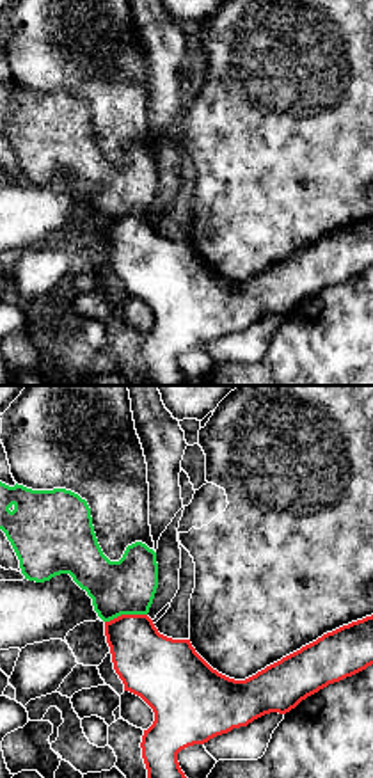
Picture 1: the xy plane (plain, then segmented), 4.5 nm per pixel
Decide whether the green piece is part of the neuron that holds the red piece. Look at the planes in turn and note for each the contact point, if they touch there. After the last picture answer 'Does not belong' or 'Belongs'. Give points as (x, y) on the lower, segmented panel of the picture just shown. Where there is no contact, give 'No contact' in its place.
Touches red at (125, 615)

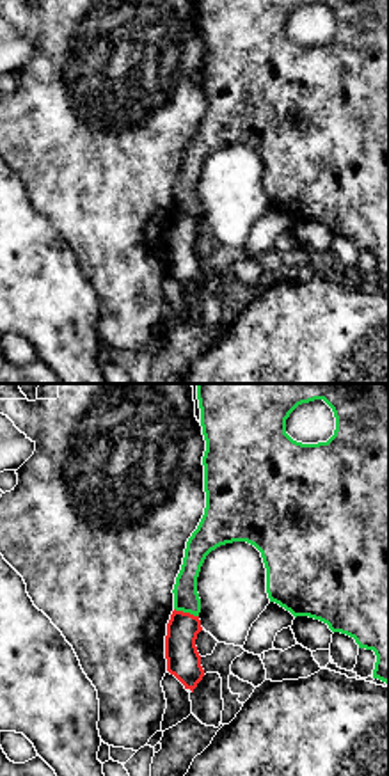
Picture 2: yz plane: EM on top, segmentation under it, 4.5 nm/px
Touches red at (187, 613)

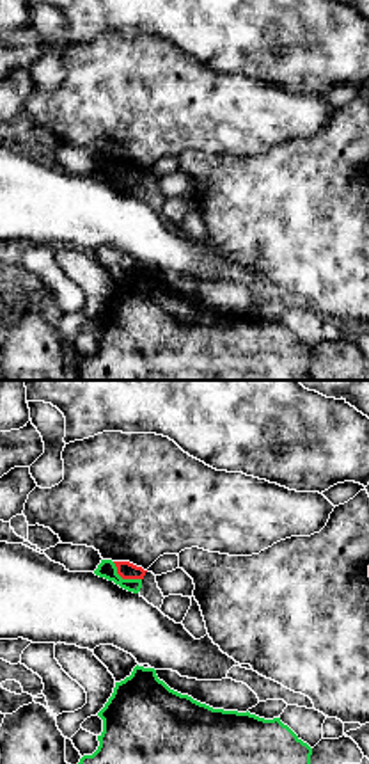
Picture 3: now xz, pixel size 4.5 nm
Touches red at (125, 578)

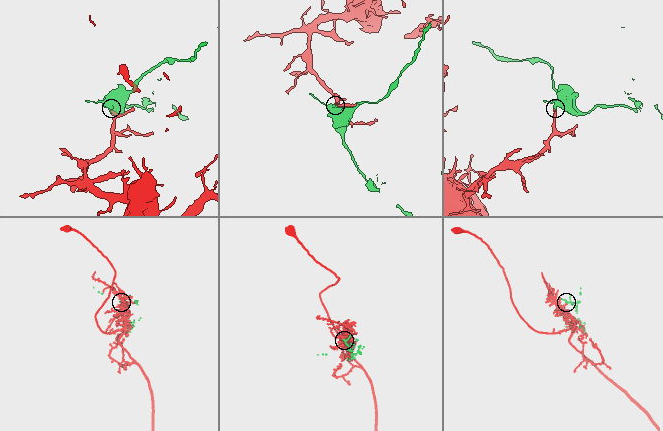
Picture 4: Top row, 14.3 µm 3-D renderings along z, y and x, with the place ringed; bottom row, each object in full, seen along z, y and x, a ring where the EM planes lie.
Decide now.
Does not belong

